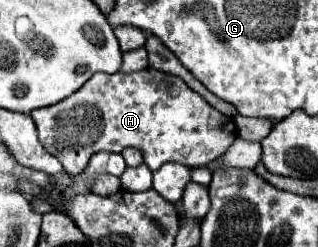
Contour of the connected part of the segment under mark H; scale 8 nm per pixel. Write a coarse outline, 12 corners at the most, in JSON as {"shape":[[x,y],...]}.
{"shape":[[95,73],[31,111],[71,175],[99,151],[205,167],[235,123],[181,77]]}

